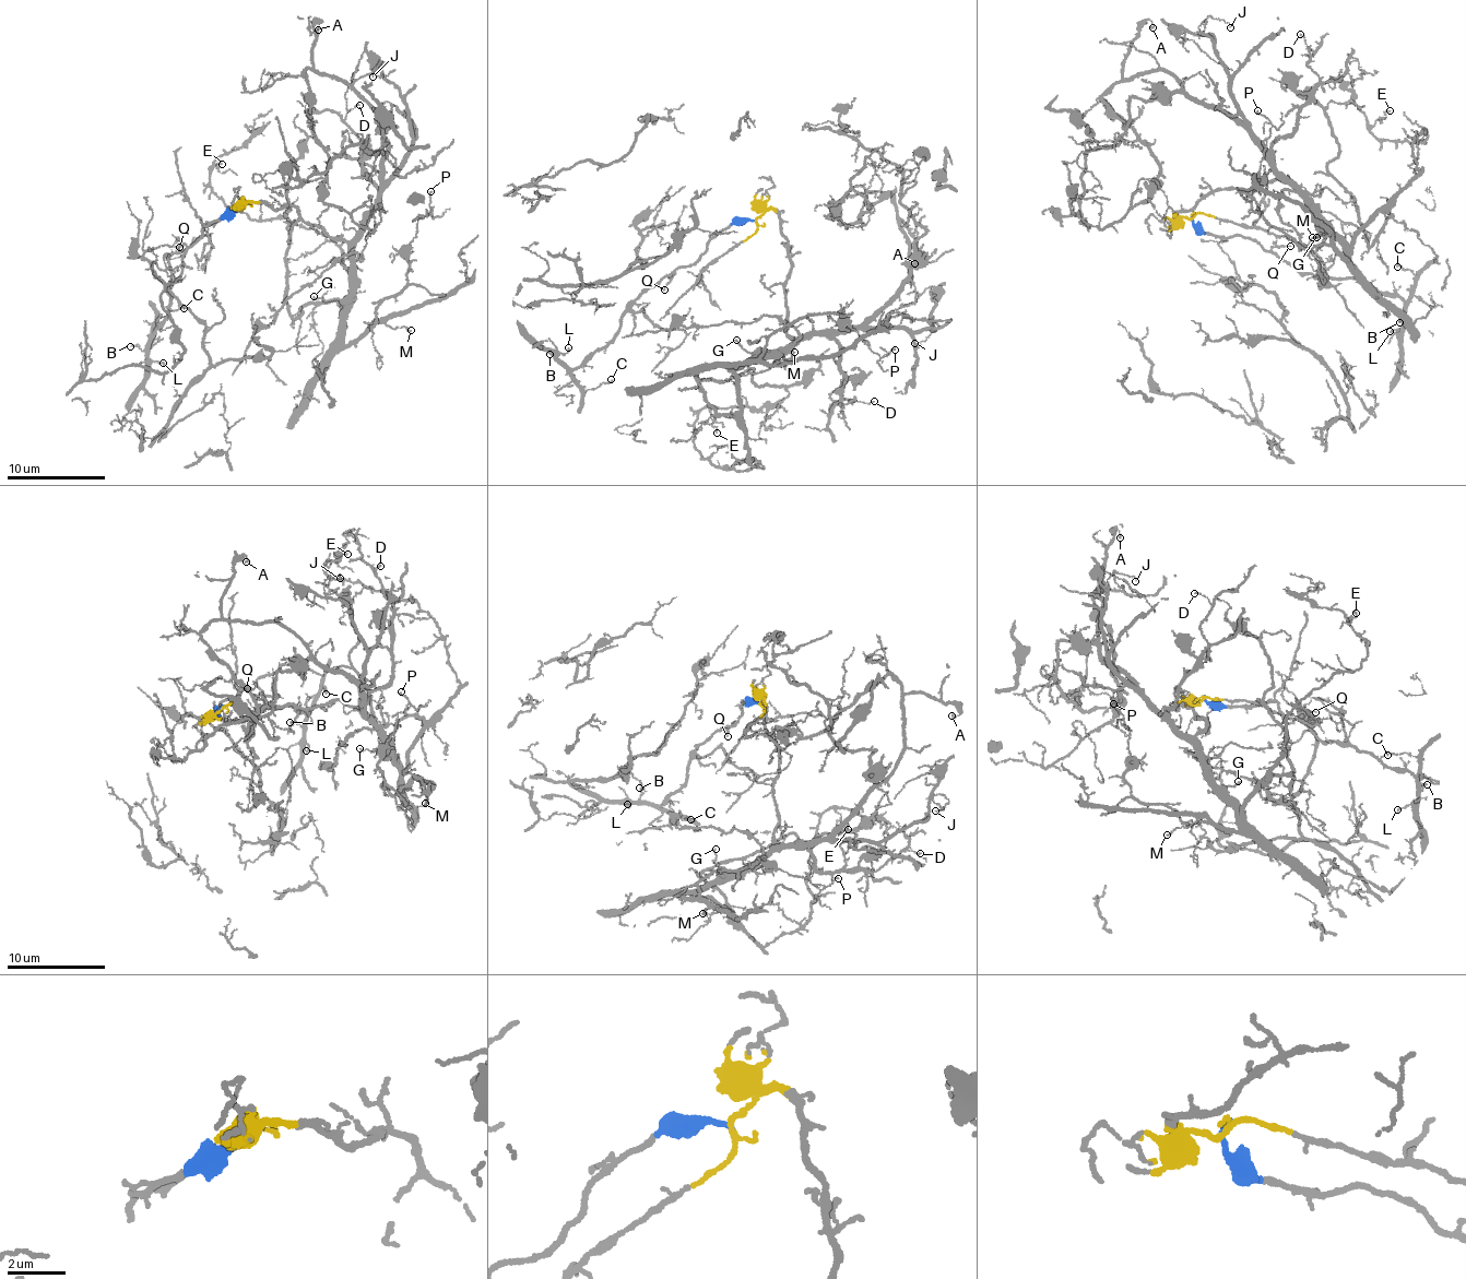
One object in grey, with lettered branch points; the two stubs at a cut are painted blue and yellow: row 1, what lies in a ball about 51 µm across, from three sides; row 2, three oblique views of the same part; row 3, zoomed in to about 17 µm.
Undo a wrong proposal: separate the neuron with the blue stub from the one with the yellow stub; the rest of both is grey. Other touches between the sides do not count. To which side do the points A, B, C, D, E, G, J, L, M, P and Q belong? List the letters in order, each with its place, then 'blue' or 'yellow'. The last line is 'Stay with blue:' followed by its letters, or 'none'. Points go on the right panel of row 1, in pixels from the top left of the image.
A: (1153, 27) | yellow
B: (1399, 322) | blue
C: (1397, 267) | blue
D: (1300, 34) | yellow
E: (1390, 110) | yellow
G: (1316, 237) | yellow
J: (1230, 27) | yellow
L: (1390, 331) | blue
M: (1312, 237) | yellow
P: (1257, 110) | yellow
Q: (1290, 246) | blue
Stay with blue: B, C, L, Q

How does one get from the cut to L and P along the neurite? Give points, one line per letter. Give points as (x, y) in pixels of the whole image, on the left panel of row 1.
L: (239, 203), (235, 211), (209, 221), (188, 246), (168, 294), (174, 298), (152, 339), (149, 357), (163, 364)
P: (239, 205), (288, 204), (345, 243), (346, 344), (364, 338), (408, 282), (406, 246), (430, 211), (432, 190)

